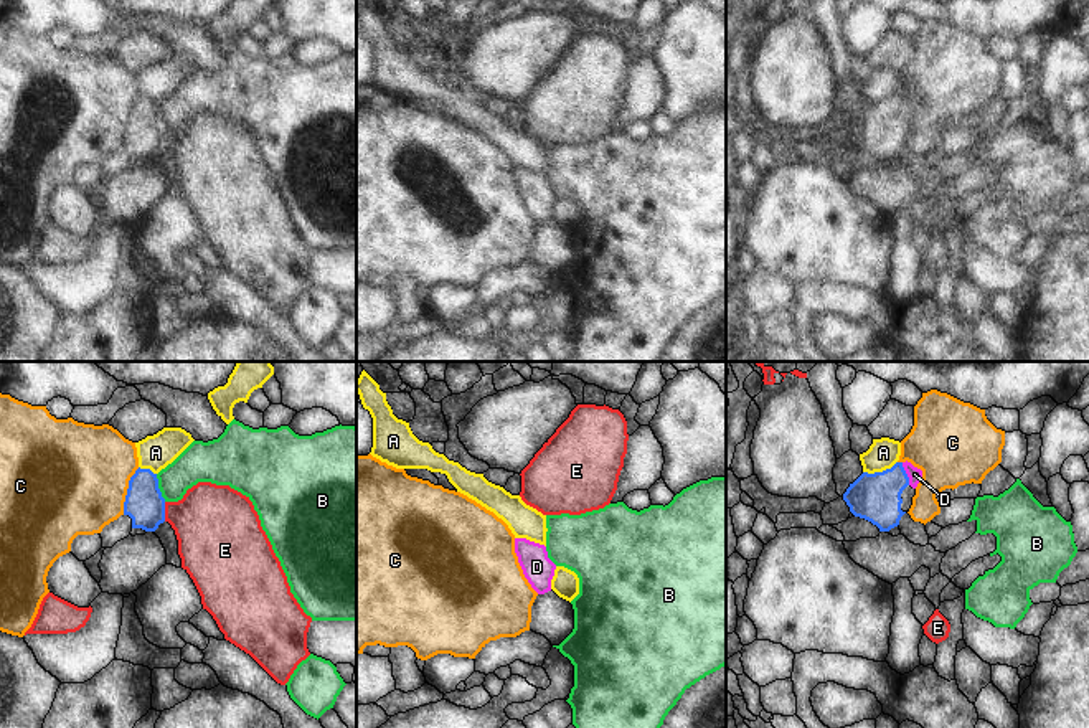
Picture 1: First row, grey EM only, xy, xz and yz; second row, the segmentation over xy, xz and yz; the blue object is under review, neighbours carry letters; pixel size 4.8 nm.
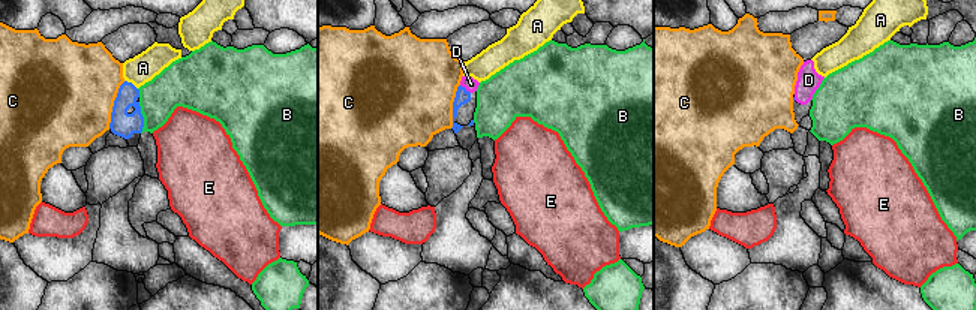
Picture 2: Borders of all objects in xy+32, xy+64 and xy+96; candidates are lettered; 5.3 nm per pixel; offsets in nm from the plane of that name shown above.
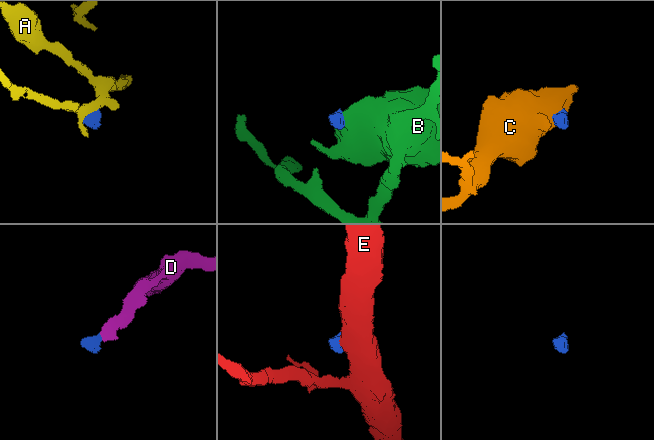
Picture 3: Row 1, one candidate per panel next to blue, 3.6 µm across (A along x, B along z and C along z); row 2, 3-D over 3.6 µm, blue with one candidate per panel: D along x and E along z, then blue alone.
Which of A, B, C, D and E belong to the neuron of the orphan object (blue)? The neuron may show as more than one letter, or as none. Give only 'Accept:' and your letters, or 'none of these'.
Accept: D

